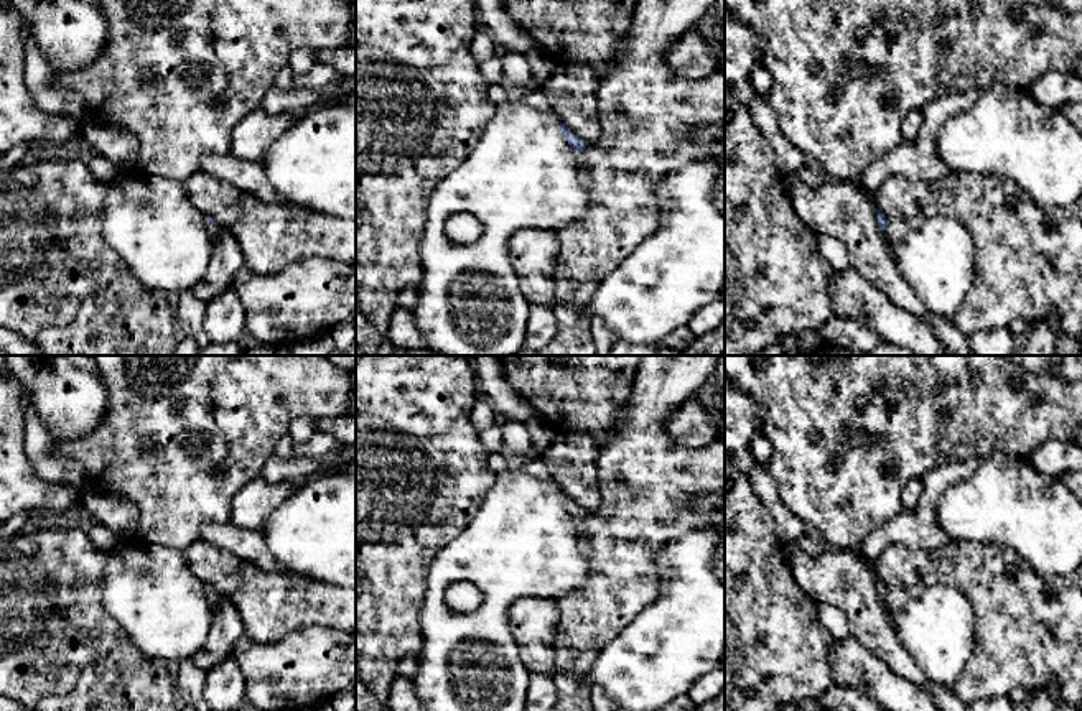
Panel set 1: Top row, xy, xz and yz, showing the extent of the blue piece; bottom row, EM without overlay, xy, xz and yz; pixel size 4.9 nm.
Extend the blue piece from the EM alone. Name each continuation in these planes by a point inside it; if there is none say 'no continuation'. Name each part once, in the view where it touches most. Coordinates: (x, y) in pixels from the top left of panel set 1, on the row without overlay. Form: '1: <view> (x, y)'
1: yz (898, 598)

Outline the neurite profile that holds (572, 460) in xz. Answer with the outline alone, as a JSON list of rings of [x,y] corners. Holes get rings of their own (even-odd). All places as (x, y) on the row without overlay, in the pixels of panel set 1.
[[[562,433],[540,453],[552,481],[575,504],[595,514],[601,504],[598,489],[598,446],[588,433]]]

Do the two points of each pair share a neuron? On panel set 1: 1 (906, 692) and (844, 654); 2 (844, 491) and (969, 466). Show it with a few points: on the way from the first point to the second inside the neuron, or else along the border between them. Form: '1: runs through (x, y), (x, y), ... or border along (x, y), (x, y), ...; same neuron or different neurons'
1: runs through (891, 692), (867, 669), (858, 667); same neuron
2: border along (959, 461), (937, 464), (921, 478); different neurons

